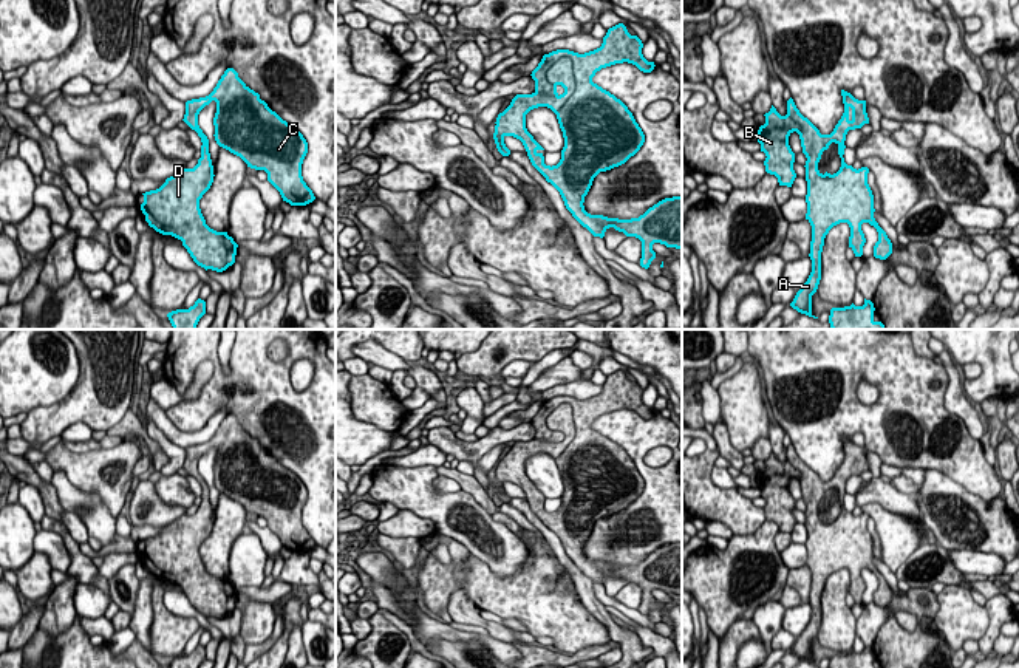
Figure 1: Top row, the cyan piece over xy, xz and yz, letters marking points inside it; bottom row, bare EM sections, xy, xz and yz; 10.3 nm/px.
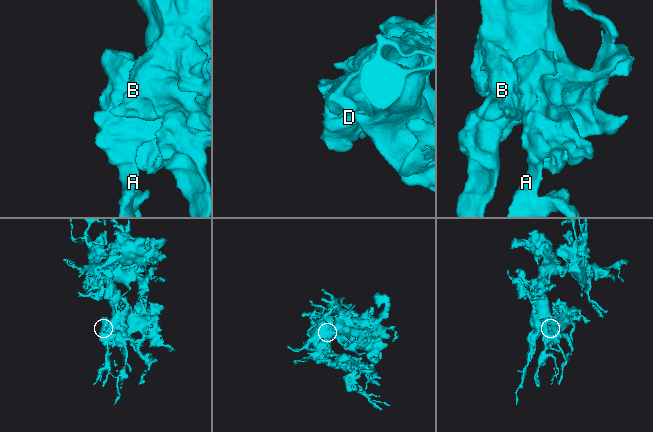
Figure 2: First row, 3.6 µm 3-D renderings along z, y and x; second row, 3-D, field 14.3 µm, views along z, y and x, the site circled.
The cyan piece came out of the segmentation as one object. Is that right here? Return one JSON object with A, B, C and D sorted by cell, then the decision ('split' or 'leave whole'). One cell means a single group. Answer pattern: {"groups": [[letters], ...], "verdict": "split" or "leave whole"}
{"groups": [["A", "B", "C", "D"]], "verdict": "leave whole"}

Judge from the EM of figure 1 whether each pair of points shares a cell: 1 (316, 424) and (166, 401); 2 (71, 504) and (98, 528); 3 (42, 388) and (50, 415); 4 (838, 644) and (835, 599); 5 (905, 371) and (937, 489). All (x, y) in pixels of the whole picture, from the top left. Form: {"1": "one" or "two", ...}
{"1": "two", "2": "one", "3": "two", "4": "one", "5": "two"}

